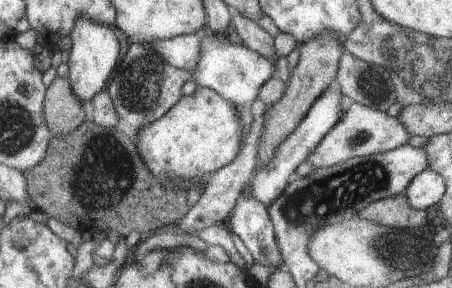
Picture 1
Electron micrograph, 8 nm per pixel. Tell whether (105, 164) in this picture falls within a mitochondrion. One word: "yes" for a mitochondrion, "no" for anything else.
yes

